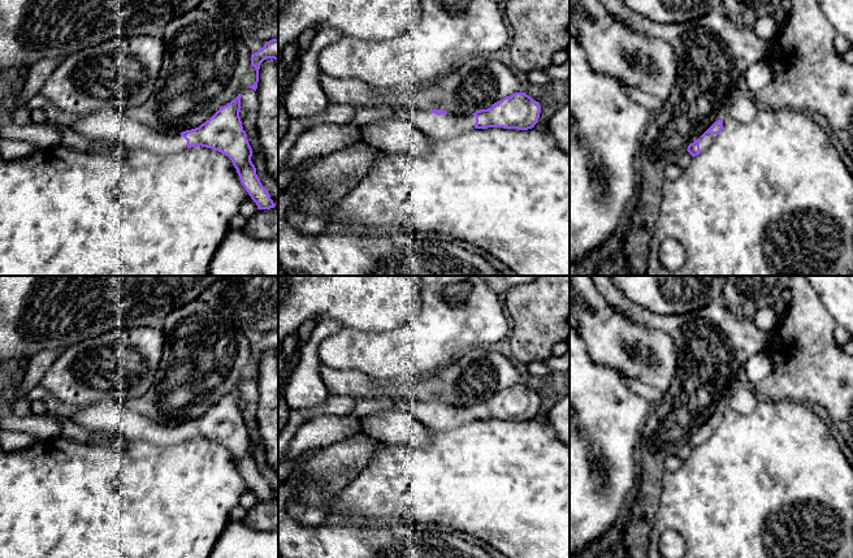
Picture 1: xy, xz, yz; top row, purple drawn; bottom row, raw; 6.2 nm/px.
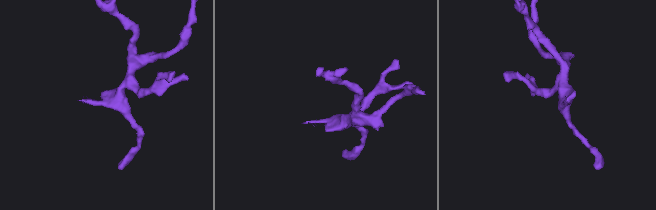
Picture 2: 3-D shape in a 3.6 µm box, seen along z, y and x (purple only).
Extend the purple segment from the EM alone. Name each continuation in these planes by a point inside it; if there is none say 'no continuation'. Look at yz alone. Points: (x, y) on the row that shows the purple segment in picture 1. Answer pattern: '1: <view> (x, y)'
1: yz (708, 139)

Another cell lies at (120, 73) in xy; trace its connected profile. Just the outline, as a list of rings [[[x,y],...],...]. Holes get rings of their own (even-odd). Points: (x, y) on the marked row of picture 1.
[[[160,36],[112,38],[66,56],[39,94],[77,117],[103,109],[125,111],[150,99],[163,59]]]

